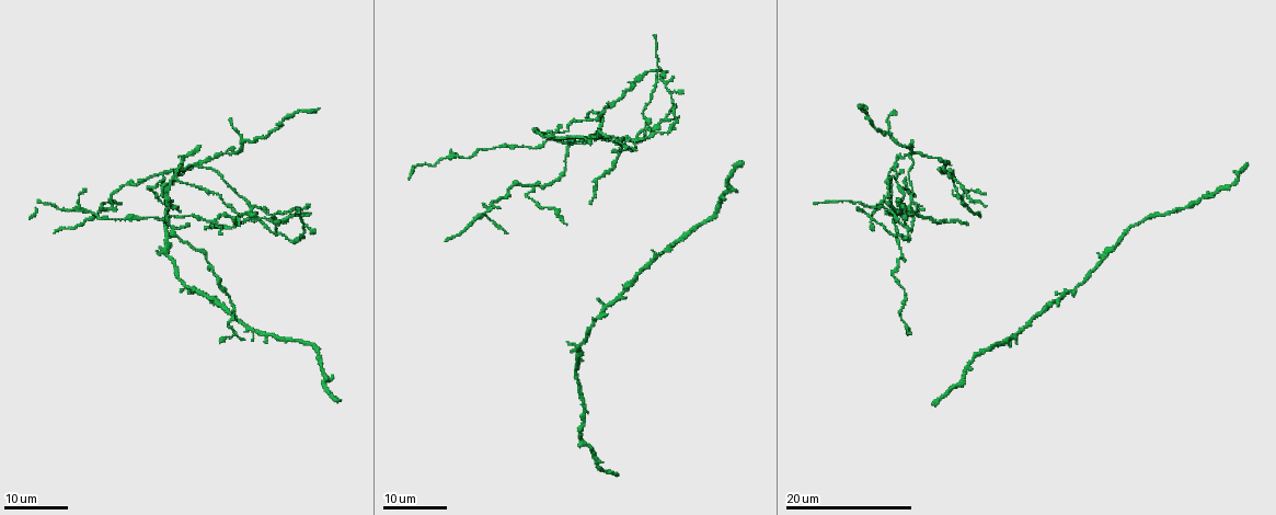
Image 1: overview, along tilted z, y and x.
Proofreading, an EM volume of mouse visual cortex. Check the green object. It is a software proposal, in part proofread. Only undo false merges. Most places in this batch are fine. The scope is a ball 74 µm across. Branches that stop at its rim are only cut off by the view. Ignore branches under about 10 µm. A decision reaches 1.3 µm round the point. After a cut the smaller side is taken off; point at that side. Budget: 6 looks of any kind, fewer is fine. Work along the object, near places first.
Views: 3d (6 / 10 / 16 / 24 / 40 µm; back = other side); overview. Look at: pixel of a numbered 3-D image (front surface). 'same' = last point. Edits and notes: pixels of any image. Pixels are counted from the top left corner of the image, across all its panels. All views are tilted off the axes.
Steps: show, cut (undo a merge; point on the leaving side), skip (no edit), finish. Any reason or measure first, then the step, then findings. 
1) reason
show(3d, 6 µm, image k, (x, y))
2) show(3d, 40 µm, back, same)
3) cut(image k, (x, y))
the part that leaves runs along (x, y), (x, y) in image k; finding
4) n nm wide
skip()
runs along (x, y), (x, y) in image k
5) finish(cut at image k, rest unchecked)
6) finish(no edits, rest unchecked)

a fork
show(3d, 24 µm, image 1, (160, 172))

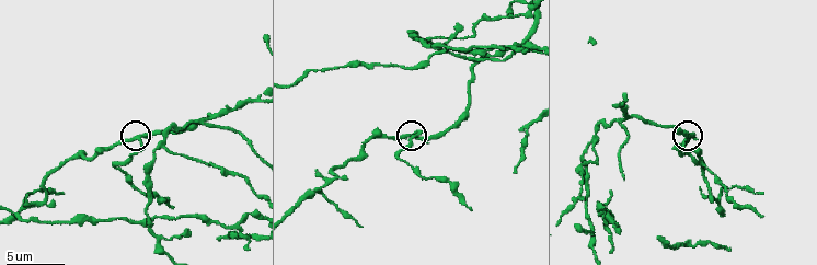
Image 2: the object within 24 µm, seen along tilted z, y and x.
closer look
show(3d, 6 µm, image 2, (413, 132))

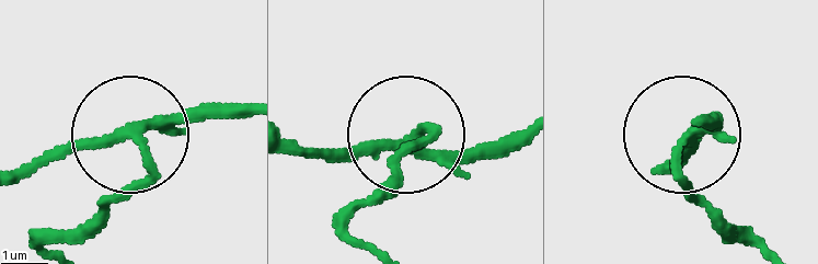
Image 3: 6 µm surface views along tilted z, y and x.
side arm 13 µm
skip()
one cell here

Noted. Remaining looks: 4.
looks like a crossing
show(3d, 6 µm, image 2, (211, 120))

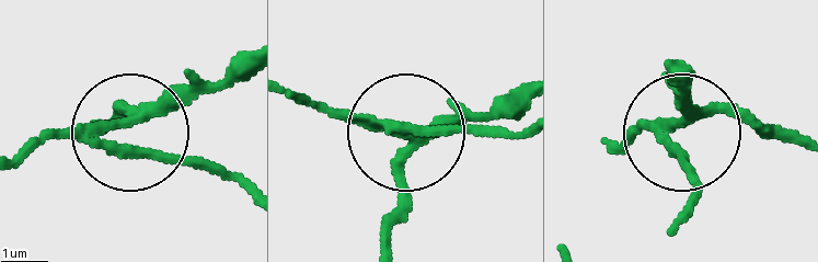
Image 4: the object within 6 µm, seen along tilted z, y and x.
cut(image 4, (141, 151))
the part that leaves runs along (81, 133), (204, 157), (239, 189) in image 4; a second cell is stuck on

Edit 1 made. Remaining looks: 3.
two arms in line, one across
show(3d, 6 µm, image 2, (708, 192))

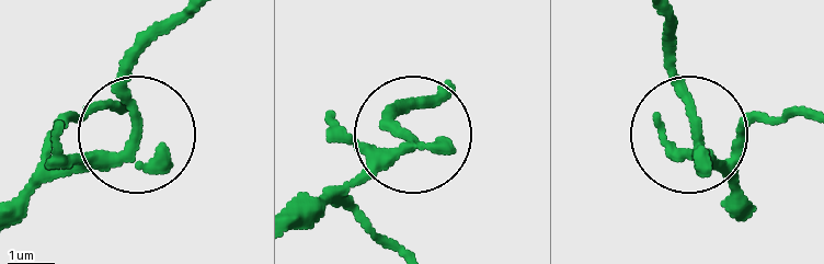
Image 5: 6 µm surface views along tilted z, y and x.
skip()
runs along (171, 25), (138, 59), (126, 139), (33, 191) in image 5; continuous, no second cell

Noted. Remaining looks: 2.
finish(cut at image 4, rest unchecked)

